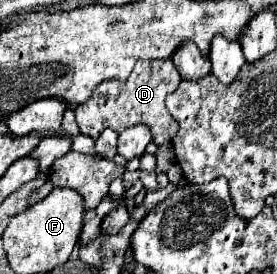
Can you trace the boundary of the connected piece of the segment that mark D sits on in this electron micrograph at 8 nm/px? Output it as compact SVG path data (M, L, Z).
M139 60L127 82L117 82L117 80L101 82L87 102L75 106L73 112L77 116L81 134L97 138L105 128L123 132L129 126L147 124L153 132L153 142L157 146L171 142L171 138L175 138L177 126L175 126L175 120L171 118L171 114L167 114L165 96L169 92L177 90L179 82L181 82L181 74L177 72L177 68L171 60Z

